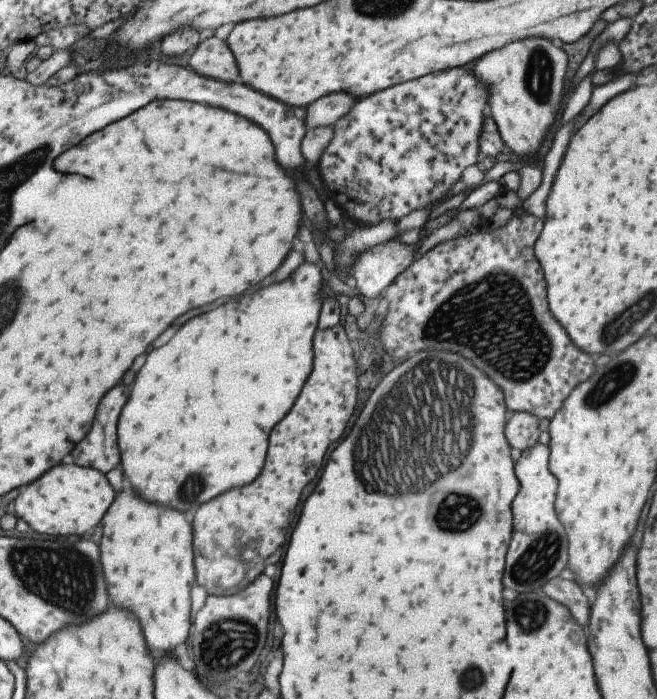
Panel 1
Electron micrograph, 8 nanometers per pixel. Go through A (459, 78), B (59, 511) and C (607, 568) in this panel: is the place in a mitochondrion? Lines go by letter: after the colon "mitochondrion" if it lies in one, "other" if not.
A: other
B: other
C: other

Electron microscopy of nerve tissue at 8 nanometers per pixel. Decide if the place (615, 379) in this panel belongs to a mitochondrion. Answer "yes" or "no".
yes

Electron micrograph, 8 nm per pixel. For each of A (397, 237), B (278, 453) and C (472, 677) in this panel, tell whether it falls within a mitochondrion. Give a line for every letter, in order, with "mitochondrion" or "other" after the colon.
A: other
B: other
C: mitochondrion

